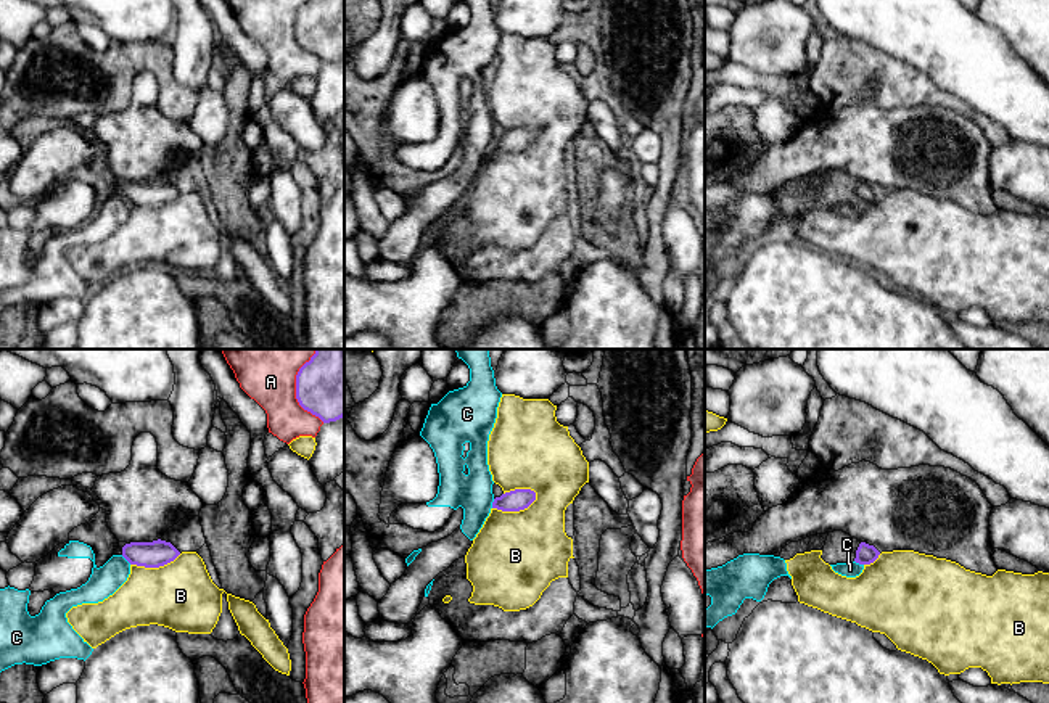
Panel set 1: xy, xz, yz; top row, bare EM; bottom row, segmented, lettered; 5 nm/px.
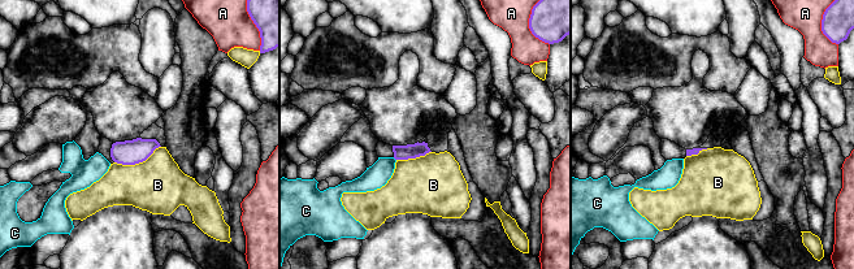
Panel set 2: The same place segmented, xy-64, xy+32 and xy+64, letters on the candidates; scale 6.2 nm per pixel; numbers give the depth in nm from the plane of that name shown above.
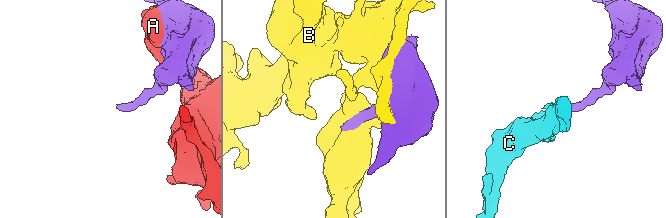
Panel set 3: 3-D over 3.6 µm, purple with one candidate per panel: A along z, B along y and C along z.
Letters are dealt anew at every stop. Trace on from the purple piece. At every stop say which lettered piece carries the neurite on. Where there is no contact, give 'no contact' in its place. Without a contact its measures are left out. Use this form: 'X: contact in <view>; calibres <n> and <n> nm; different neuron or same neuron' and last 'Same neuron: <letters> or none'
A: contact in xy; calibres 300 and 240 nm; different neuron
B: contact in xz; calibres 110 and 440 nm; different neuron
C: contact in xy; calibres 130 and 150 nm; different neuron
Same neuron: none

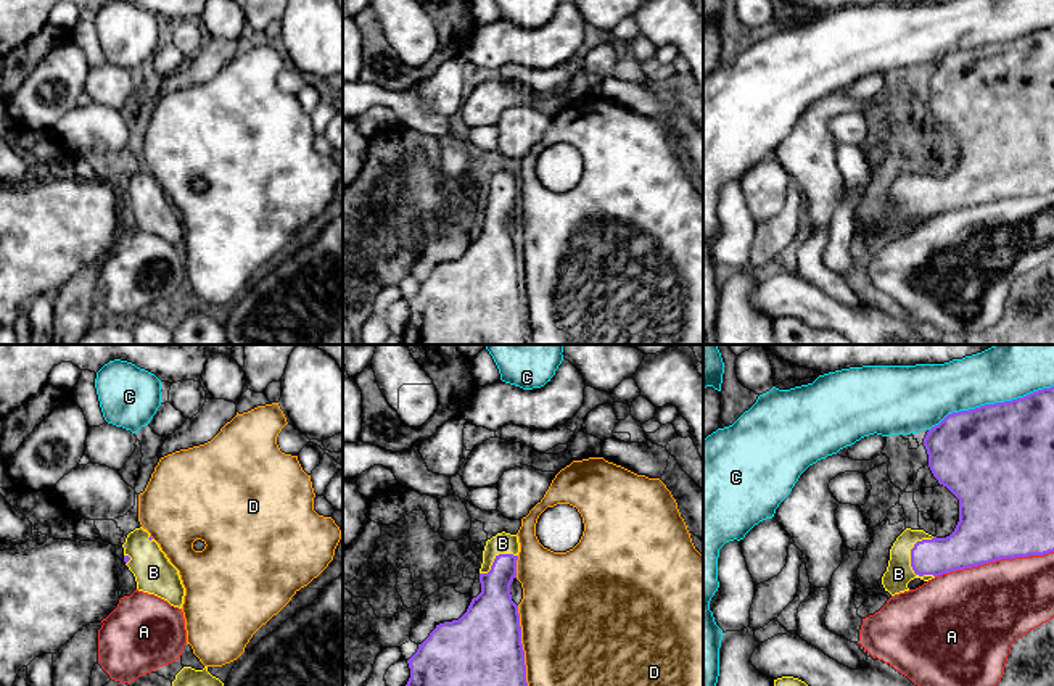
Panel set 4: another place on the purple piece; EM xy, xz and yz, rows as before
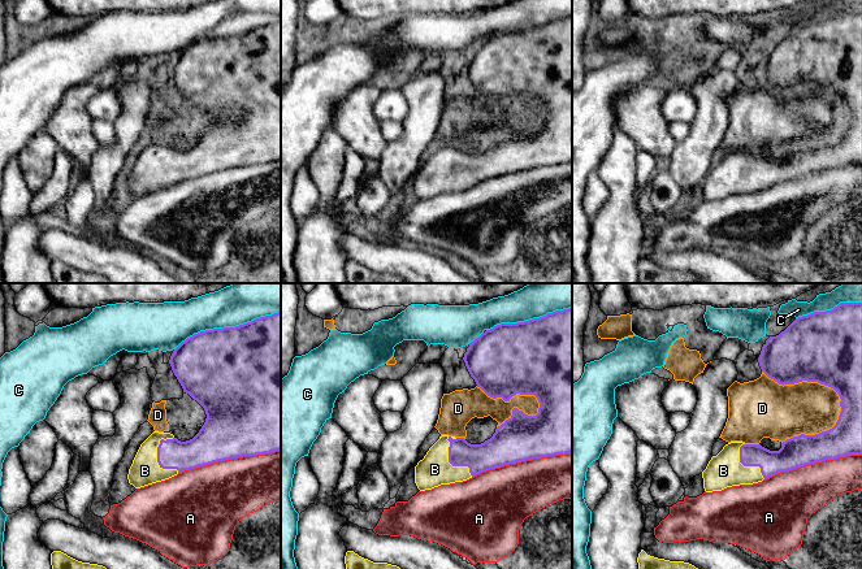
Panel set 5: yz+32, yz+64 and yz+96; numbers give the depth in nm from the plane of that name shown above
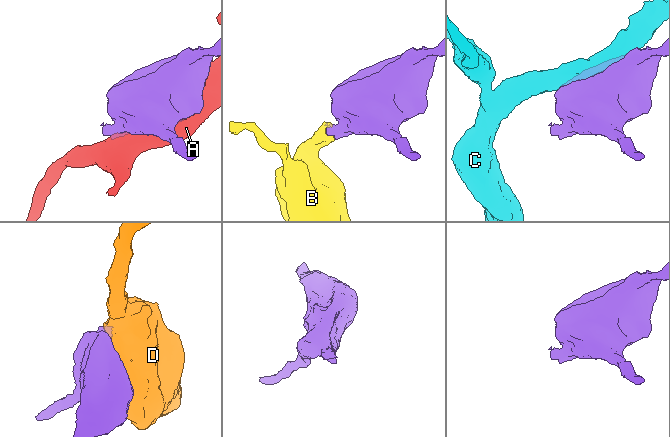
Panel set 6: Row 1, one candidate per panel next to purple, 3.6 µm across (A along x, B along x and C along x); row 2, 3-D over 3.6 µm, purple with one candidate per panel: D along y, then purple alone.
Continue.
A: contact in yz; calibres 460 and 440 nm; different neuron
B: contact in yz; calibres 190 and 130 nm; same neuron
C: contact in yz; calibres 500 and 260 nm; different neuron
D: contact in xz; calibres 460 and 500 nm; different neuron
Same neuron: B

